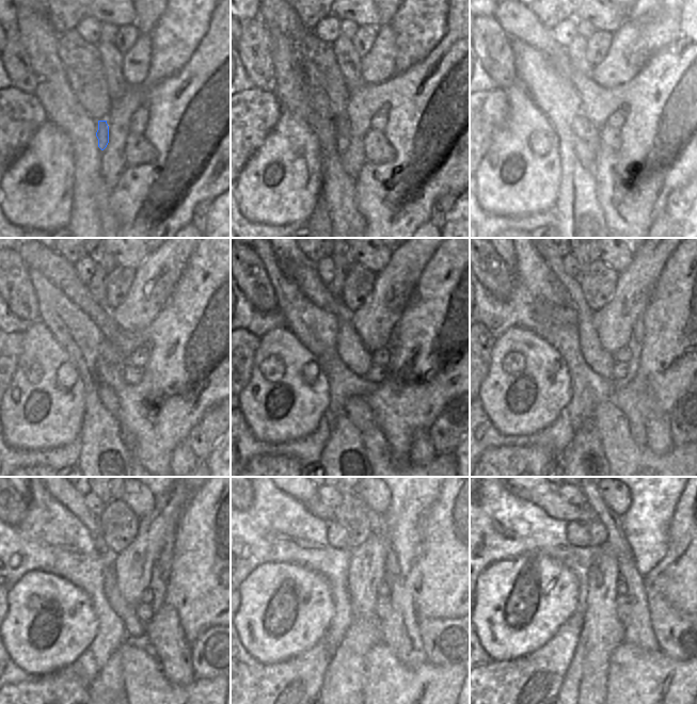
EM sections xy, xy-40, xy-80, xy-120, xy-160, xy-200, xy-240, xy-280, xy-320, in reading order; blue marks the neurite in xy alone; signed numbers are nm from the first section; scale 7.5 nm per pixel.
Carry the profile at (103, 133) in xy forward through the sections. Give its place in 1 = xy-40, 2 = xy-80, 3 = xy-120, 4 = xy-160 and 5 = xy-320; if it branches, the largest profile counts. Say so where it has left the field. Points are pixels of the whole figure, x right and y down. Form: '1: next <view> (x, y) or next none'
1: next xy-40 (343, 142)
2: next xy-80 (586, 154)
3: next xy-120 (108, 396)
4: next xy-160 (358, 410)
5: next xy-320 (648, 693)

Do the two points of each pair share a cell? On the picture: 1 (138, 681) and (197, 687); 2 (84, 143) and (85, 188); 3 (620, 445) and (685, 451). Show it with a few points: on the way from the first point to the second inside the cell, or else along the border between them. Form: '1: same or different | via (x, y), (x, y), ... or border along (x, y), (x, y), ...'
1: same | via (153, 692), (183, 692)
2: same | via (85, 154), (85, 177)
3: same | via (636, 461), (669, 462)

